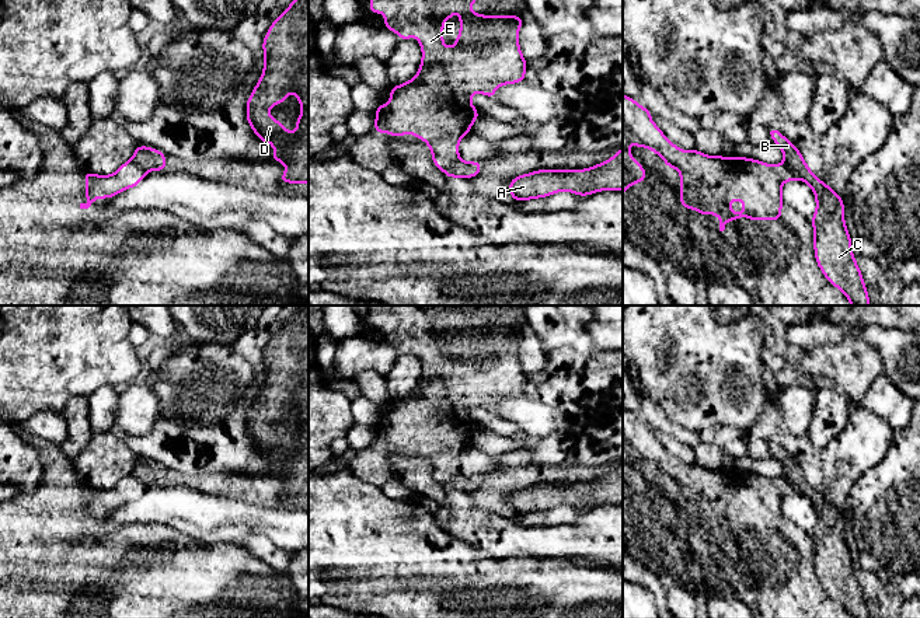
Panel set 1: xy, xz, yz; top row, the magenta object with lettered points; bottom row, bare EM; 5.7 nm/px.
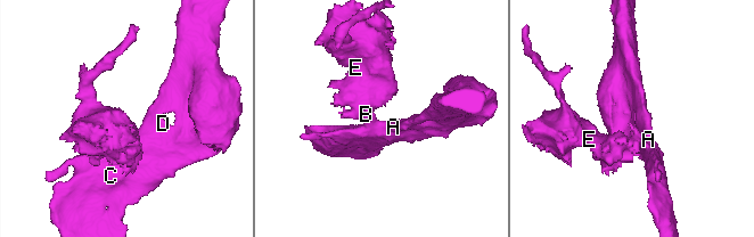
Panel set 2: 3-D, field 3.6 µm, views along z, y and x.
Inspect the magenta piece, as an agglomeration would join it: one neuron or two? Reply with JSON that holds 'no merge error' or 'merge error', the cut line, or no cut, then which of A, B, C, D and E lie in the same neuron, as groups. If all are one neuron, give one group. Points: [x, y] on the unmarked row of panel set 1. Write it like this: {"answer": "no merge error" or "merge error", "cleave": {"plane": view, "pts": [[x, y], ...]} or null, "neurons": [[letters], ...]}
{"answer": "merge error", "cleave": {"plane": "yz", "pts": [[784, 474], [800, 491]]}, "neurons": [["A", "B", "C", "D"], ["E"]]}

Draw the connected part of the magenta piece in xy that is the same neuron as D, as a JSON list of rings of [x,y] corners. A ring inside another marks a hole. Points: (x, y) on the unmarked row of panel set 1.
[[[299,305],[297,311],[269,341],[262,357],[265,377],[262,390],[247,415],[247,434],[261,455],[268,455],[275,462],[271,475],[286,479],[280,496],[309,497],[309,305]],[[295,405],[302,419],[296,436],[296,446],[290,447],[278,433],[268,429],[268,423],[278,416],[285,416],[288,408]]]

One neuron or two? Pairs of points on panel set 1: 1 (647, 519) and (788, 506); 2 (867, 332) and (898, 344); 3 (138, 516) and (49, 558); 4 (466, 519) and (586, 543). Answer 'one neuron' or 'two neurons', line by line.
1: two neurons
2: one neuron
3: two neurons
4: one neuron

